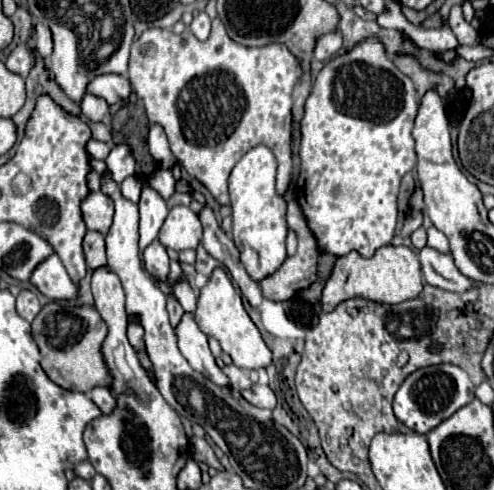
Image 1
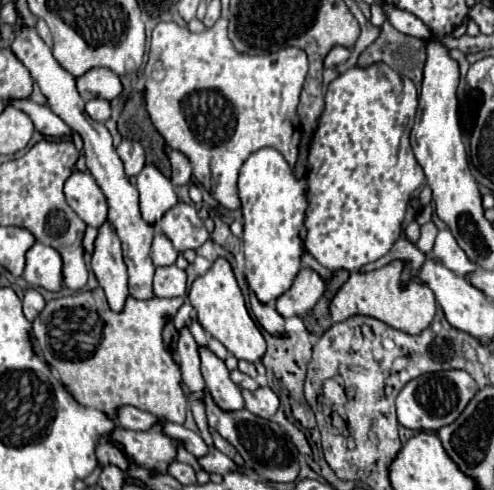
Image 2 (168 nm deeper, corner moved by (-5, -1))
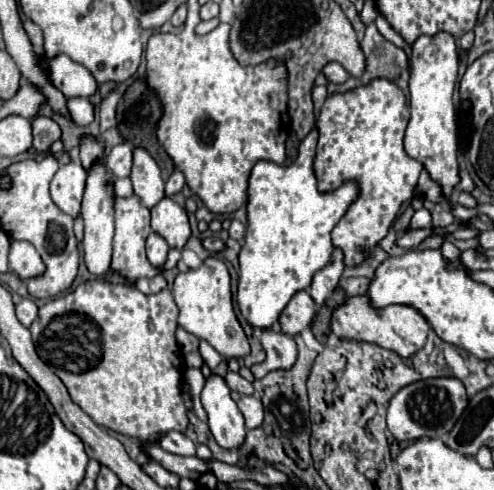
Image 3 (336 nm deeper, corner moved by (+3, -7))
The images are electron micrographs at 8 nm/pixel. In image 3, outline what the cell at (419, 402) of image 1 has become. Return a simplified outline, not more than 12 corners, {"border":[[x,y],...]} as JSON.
{"border":[[454,377],[400,389],[388,405],[394,439],[444,437],[468,405]]}

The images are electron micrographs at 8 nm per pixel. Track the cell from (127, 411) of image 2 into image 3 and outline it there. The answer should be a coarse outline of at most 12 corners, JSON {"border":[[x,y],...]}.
{"border":[[180,431],[158,441],[176,455],[196,455],[196,445]]}

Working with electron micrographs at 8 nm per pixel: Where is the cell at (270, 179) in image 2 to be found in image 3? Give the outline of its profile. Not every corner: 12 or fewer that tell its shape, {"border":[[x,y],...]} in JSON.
{"border":[[318,131],[248,185],[238,307],[270,329],[332,257],[356,181],[320,193]]}

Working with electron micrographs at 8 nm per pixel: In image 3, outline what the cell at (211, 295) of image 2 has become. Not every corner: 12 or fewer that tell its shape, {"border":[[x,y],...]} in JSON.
{"border":[[208,257],[178,273],[178,325],[224,357],[250,353],[230,273]]}

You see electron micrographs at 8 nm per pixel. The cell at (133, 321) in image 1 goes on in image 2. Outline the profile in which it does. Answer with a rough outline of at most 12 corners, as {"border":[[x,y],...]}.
{"border":[[184,297],[48,301],[32,333],[80,405],[184,423]]}

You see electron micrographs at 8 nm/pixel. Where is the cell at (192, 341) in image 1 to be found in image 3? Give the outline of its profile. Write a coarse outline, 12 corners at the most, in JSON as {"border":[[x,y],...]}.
{"border":[[222,377],[206,379],[202,405],[216,443],[238,449],[246,425]]}

